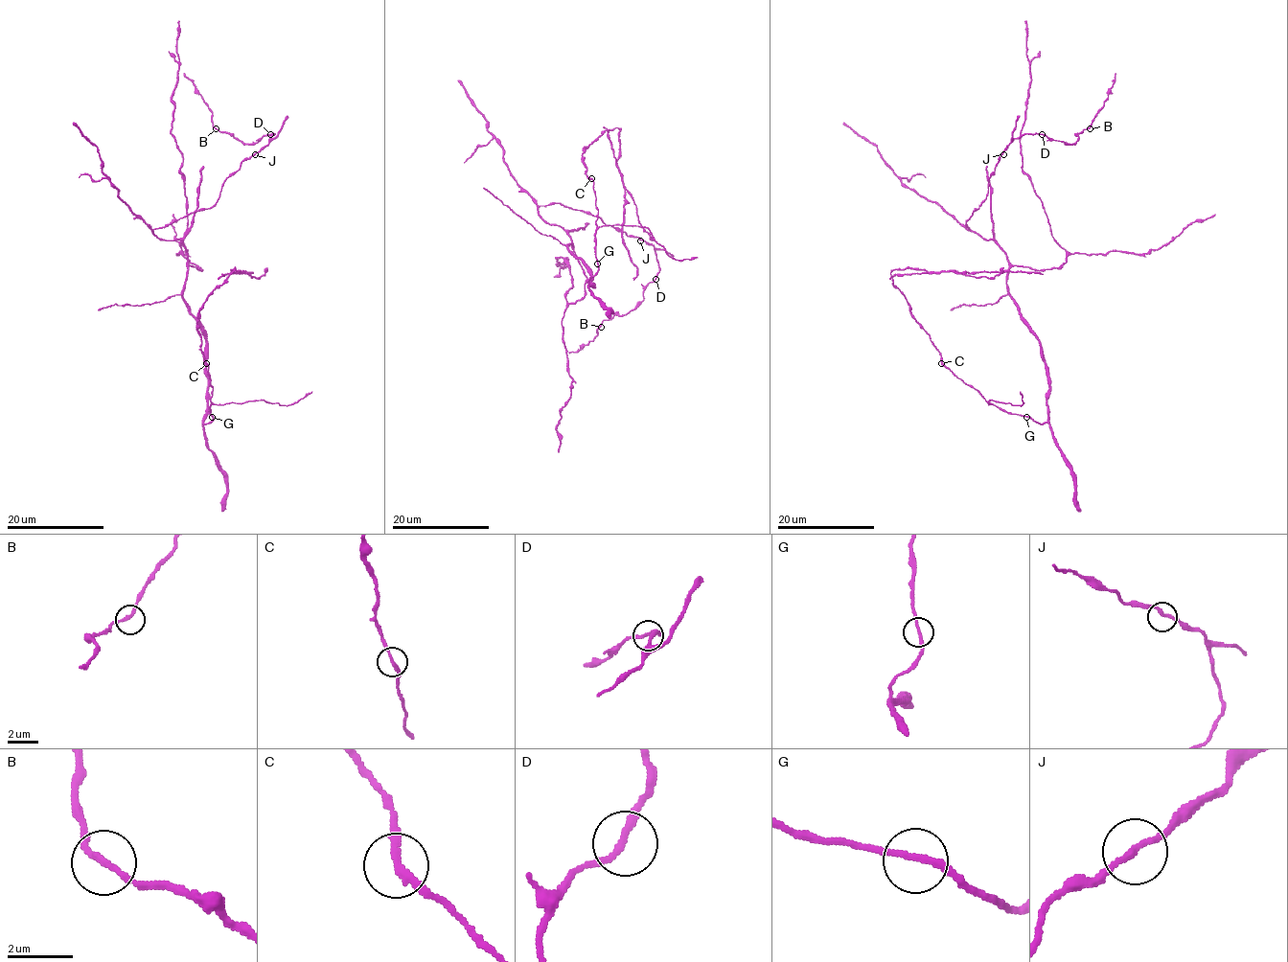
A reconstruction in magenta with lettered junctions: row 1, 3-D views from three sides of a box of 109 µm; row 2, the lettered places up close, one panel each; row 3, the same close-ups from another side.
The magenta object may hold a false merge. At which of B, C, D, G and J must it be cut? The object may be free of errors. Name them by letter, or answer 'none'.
C

